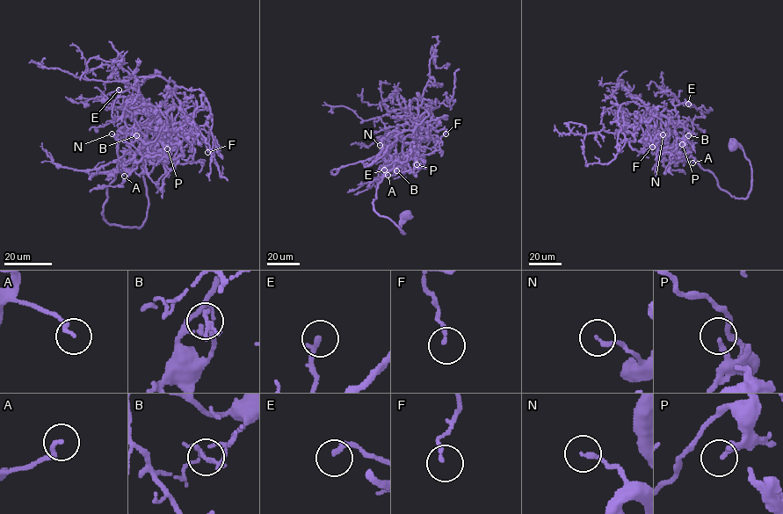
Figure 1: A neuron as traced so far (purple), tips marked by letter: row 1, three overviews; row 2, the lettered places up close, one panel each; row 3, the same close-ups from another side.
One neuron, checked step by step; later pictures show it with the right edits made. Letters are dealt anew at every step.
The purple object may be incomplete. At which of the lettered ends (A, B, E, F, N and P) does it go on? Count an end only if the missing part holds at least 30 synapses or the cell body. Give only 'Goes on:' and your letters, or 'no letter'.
Goes on: no letter

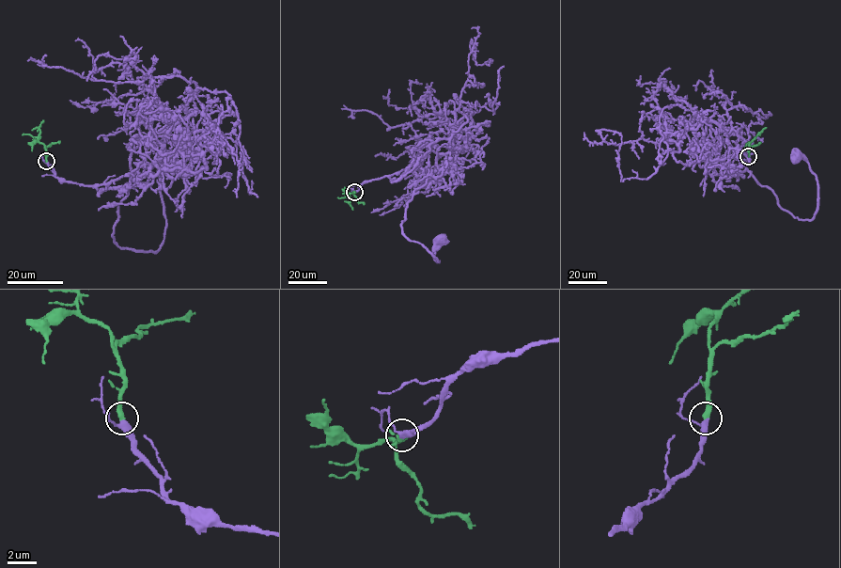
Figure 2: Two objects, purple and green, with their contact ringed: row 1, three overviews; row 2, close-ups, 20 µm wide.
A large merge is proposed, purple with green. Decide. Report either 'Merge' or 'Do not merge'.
Merge

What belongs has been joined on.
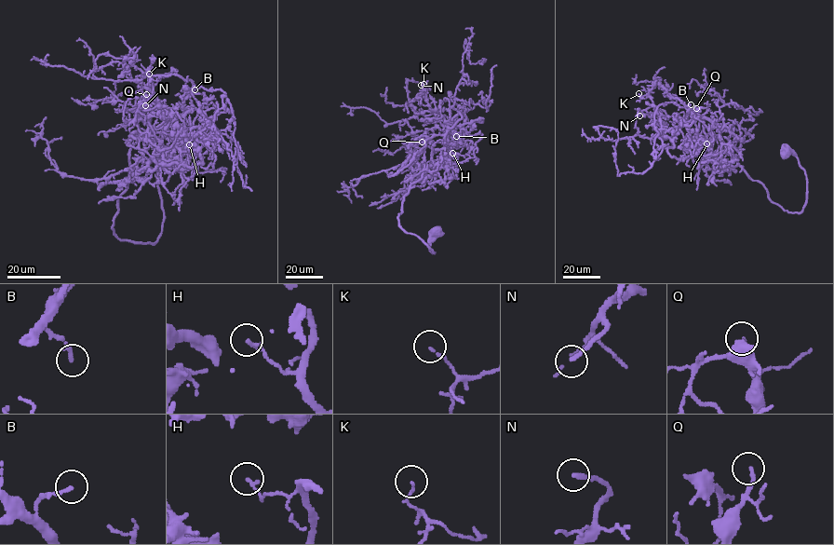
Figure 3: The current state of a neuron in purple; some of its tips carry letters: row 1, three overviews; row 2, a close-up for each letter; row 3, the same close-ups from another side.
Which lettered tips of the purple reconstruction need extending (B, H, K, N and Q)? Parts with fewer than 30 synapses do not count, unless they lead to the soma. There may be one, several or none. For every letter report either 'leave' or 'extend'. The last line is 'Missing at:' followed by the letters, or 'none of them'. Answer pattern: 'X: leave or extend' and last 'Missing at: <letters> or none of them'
B: leave
H: leave
K: leave
N: extend
Q: leave
Missing at: N

